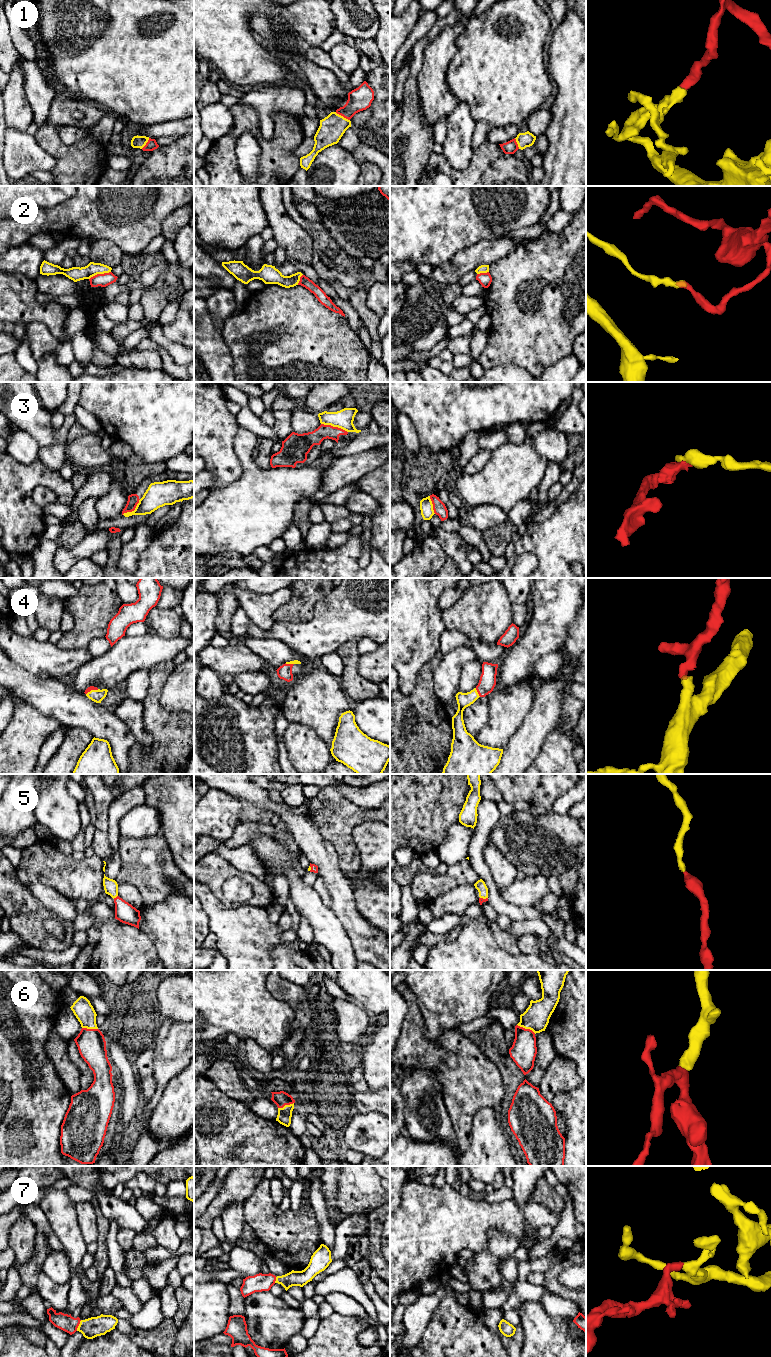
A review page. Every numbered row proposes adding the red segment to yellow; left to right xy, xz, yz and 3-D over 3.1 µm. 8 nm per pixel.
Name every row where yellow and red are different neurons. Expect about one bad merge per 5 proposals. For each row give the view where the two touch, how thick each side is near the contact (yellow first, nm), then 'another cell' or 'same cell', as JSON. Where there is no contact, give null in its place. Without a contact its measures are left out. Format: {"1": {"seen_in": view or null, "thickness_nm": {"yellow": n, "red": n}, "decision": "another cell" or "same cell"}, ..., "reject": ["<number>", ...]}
{"1": {"seen_in": "xz", "thickness_nm": {"yellow": 200, "red": 190}, "decision": "same cell"}, "2": {"seen_in": "xy", "thickness_nm": {"yellow": 110, "red": 110}, "decision": "another cell"}, "3": {"seen_in": "xz", "thickness_nm": {"yellow": 150, "red": 130}, "decision": "another cell"}, "4": {"seen_in": "yz", "thickness_nm": {"yellow": 120, "red": 140}, "decision": "same cell"}, "5": {"seen_in": "xy", "thickness_nm": {"yellow": 110, "red": 160}, "decision": "same cell"}, "6": {"seen_in": "yz", "thickness_nm": {"yellow": 200, "red": 200}, "decision": "same cell"}, "7": {"seen_in": "xy", "thickness_nm": {"yellow": 160, "red": 140}, "decision": "same cell"}, "reject": ["2", "3"]}

